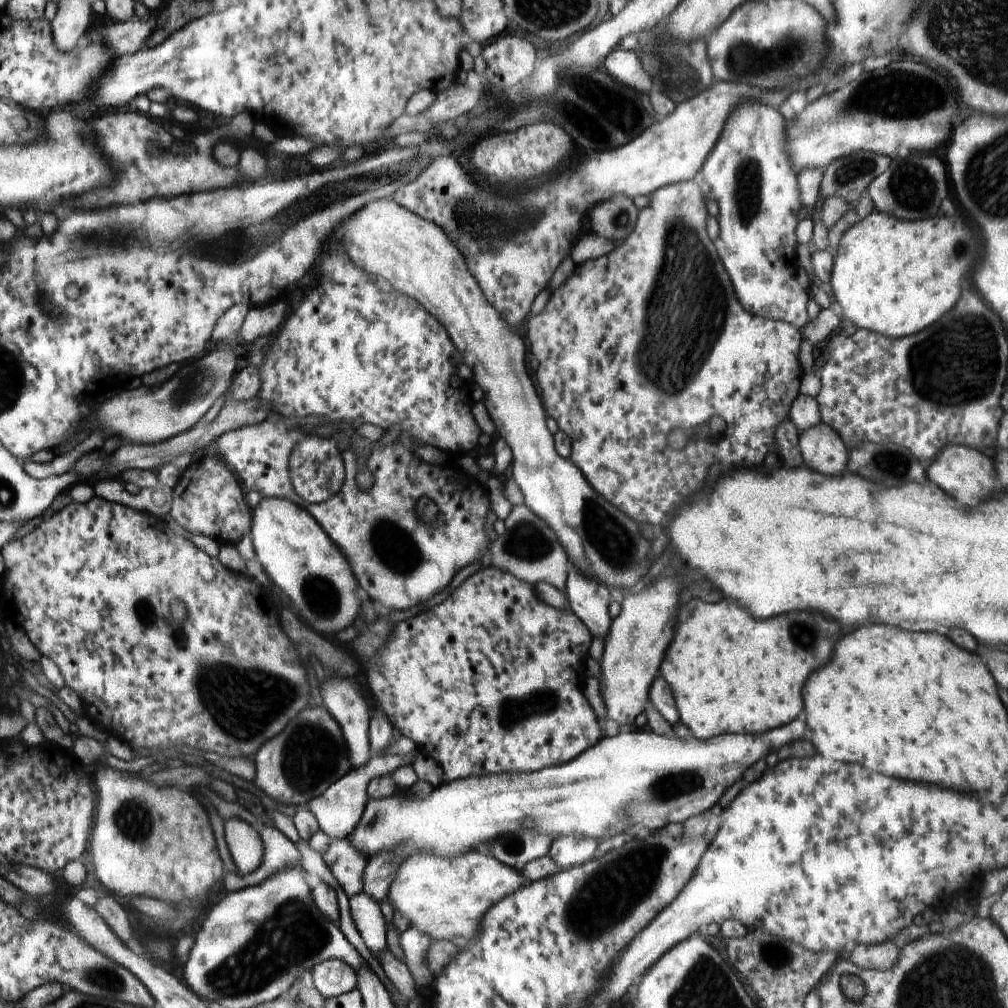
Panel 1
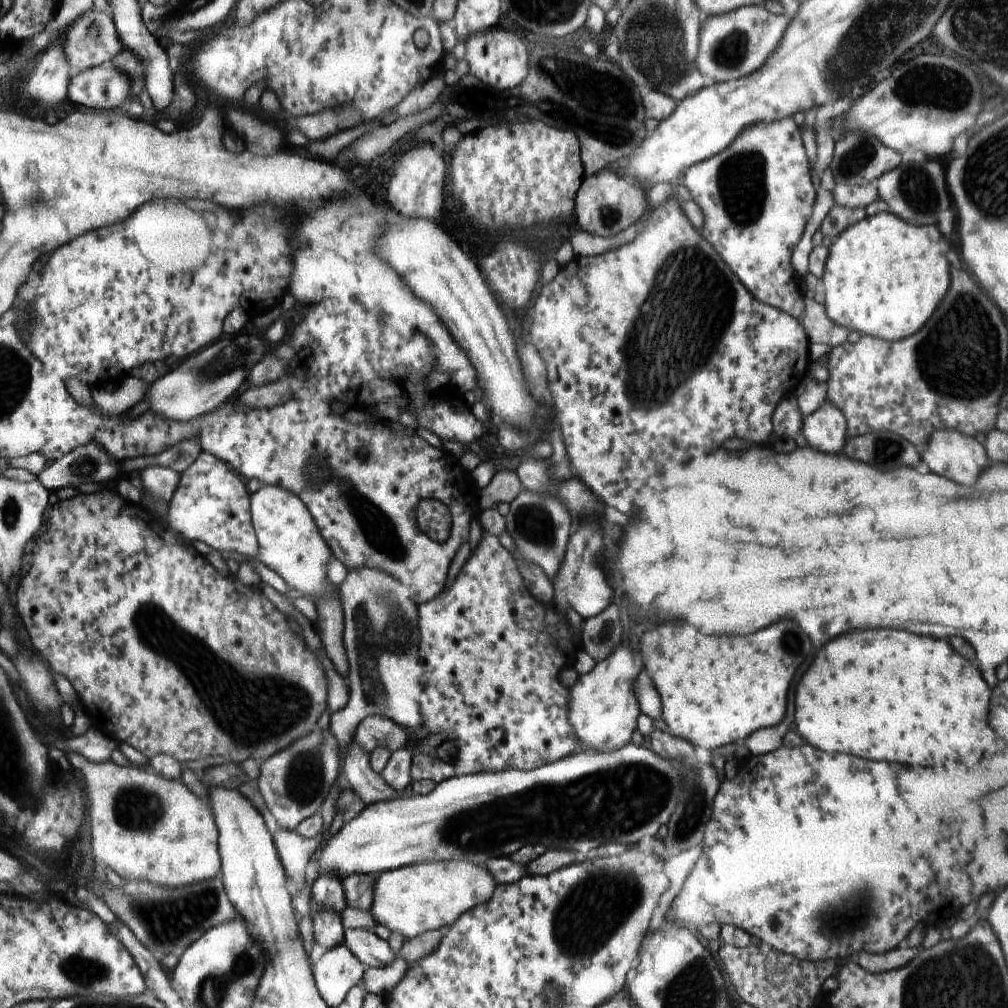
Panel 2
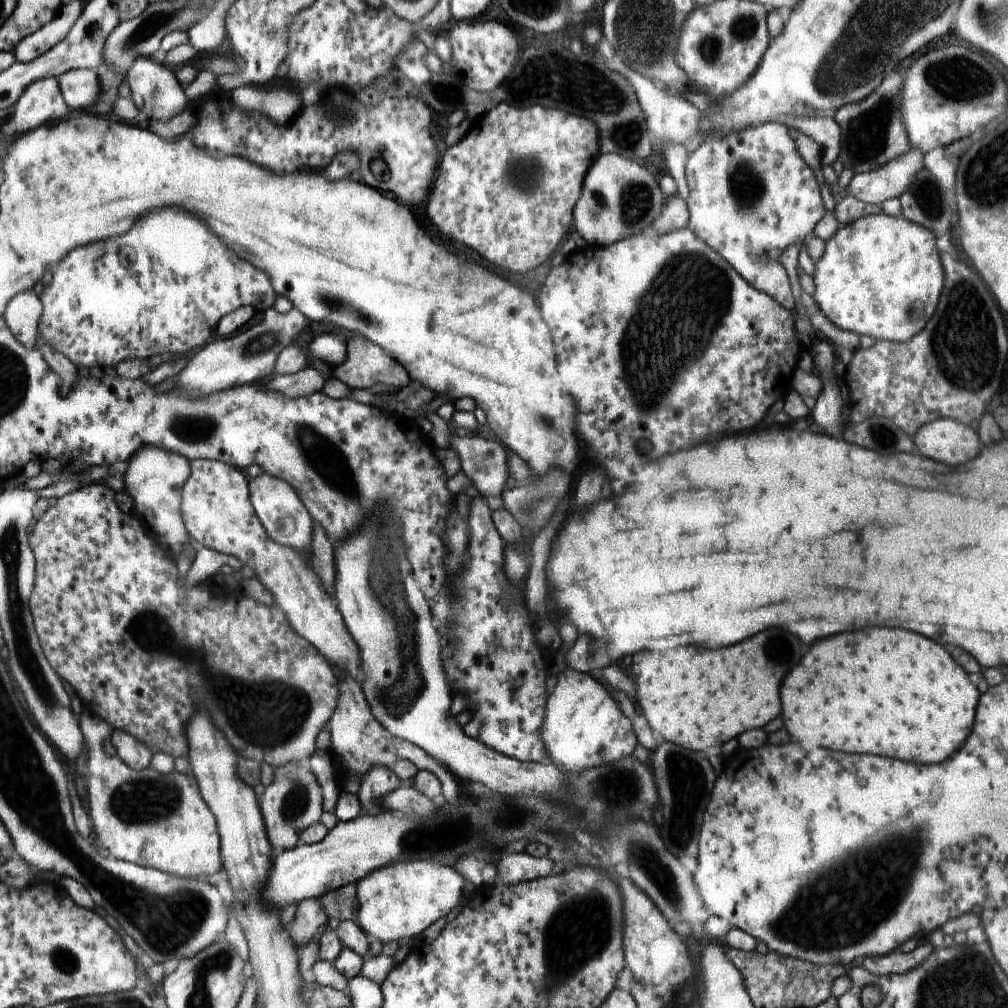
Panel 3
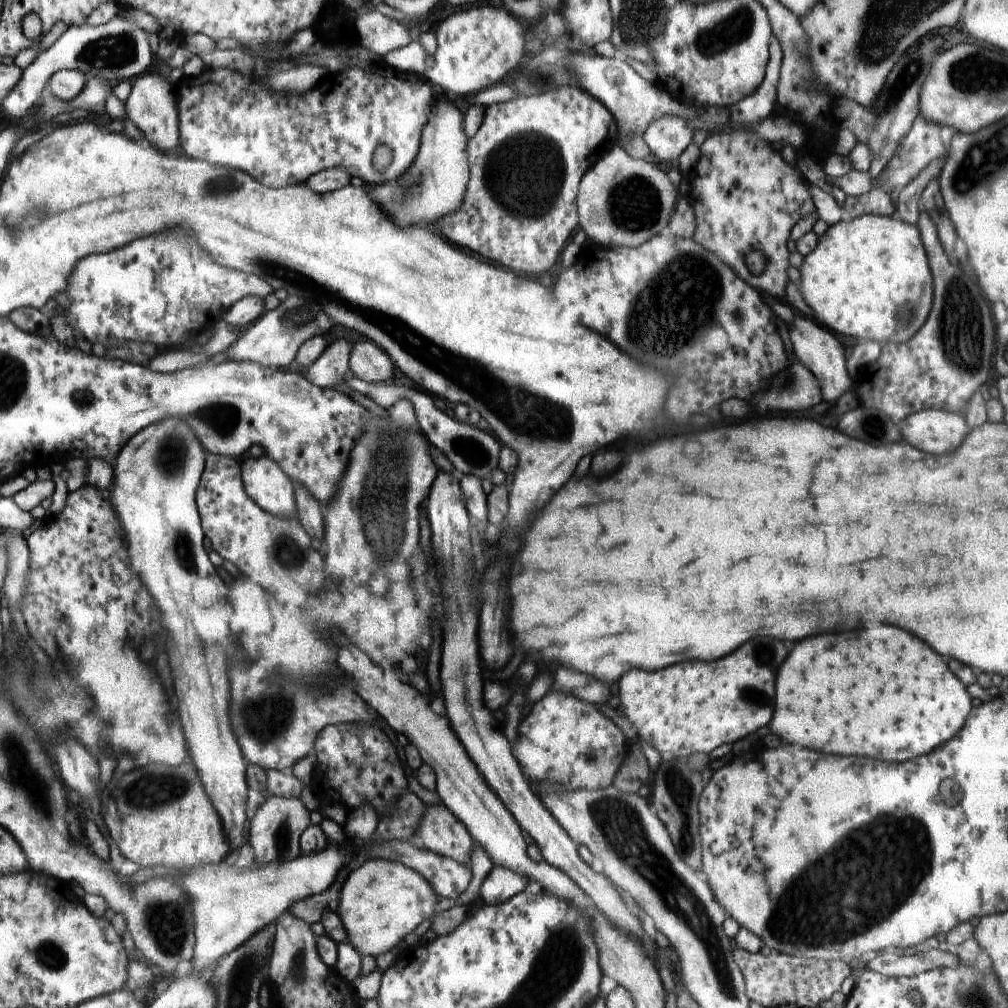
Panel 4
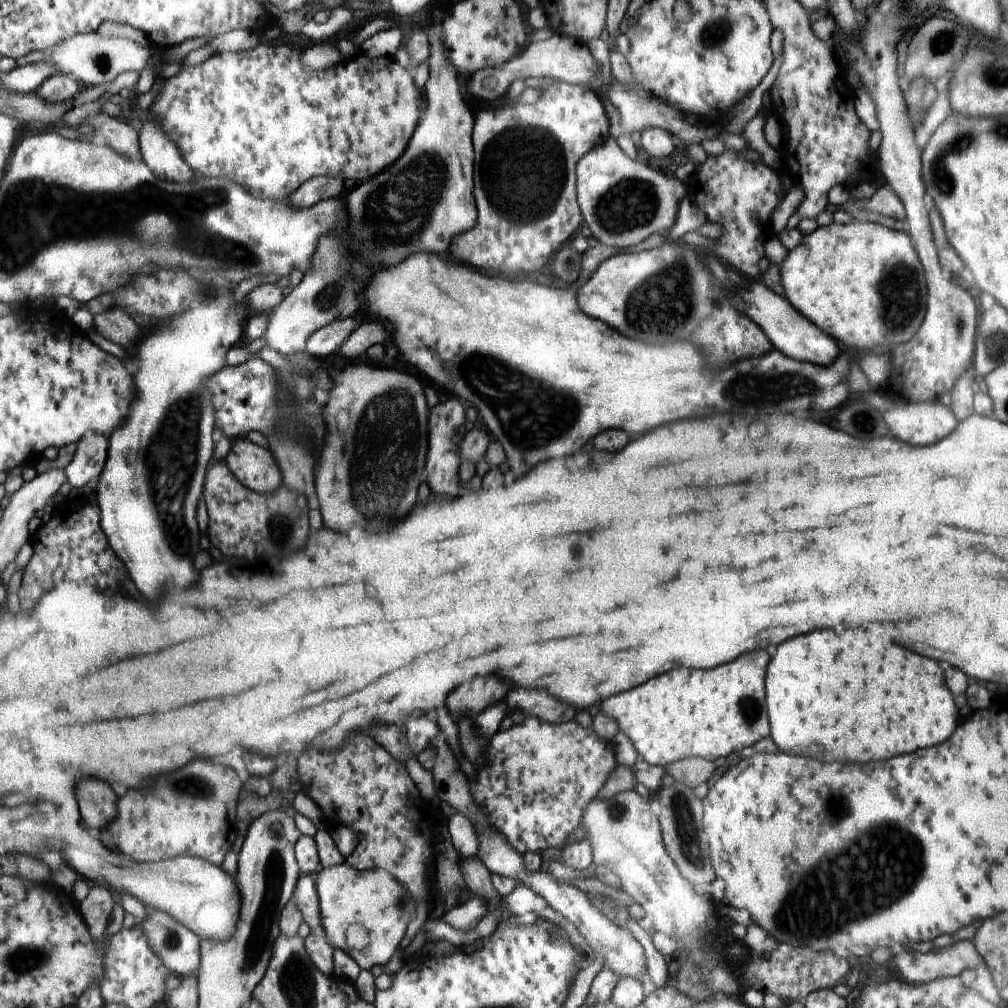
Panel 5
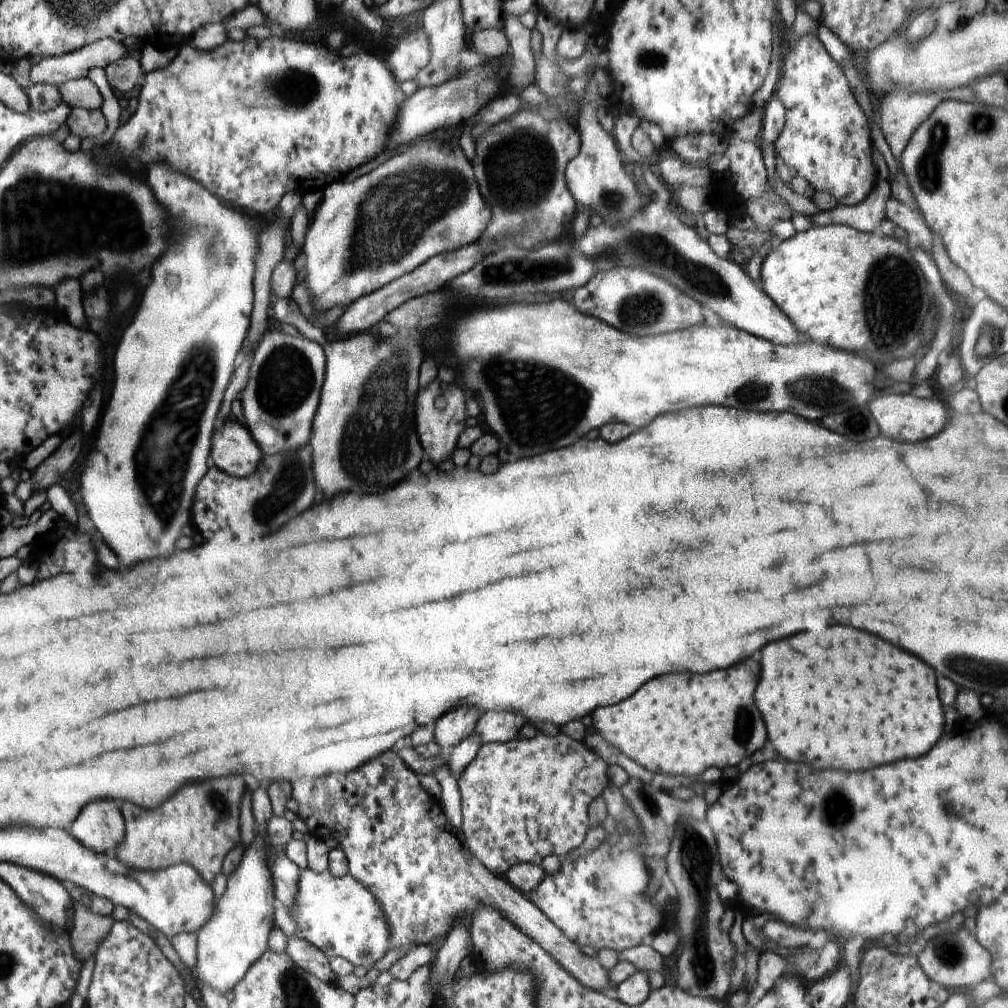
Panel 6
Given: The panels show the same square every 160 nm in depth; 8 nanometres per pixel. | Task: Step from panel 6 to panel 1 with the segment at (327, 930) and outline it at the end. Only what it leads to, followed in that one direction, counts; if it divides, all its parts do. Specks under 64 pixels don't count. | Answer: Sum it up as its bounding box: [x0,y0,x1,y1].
[387,851,526,940]

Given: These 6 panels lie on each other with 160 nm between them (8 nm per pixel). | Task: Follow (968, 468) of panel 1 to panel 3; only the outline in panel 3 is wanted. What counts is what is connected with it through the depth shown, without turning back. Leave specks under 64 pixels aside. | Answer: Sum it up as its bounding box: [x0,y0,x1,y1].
[914,418,980,466]

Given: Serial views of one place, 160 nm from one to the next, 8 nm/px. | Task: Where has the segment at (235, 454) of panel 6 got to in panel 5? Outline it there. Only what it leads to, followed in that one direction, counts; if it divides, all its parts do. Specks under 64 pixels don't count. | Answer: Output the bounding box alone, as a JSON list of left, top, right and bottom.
[224,438,284,493]

